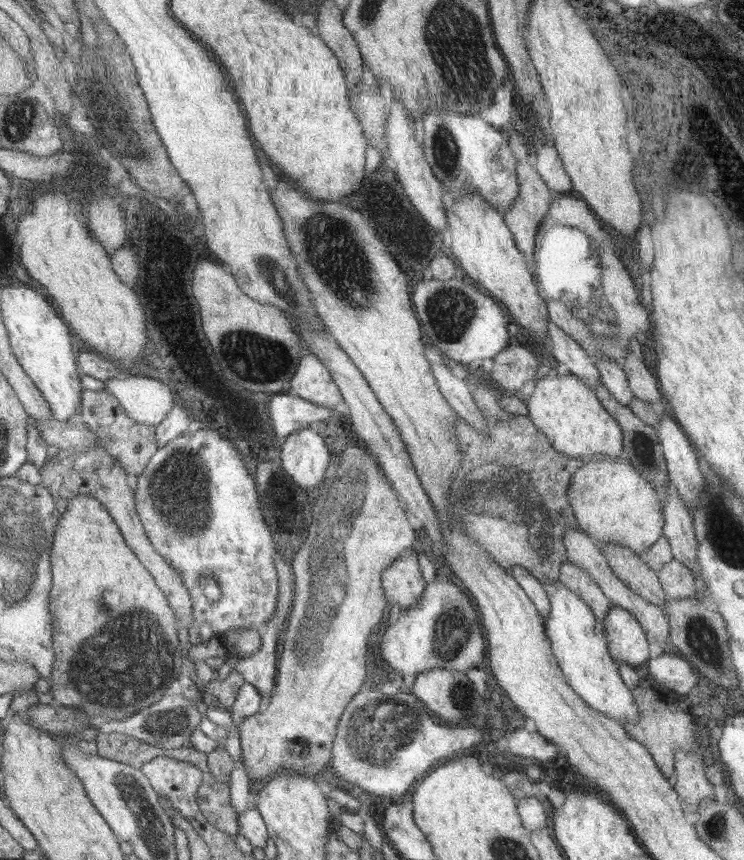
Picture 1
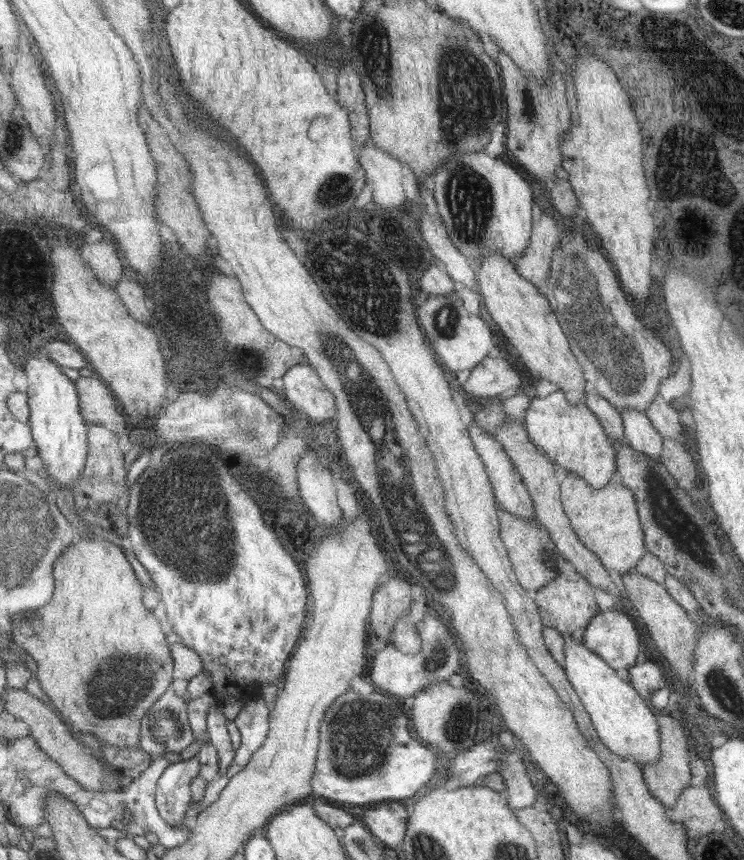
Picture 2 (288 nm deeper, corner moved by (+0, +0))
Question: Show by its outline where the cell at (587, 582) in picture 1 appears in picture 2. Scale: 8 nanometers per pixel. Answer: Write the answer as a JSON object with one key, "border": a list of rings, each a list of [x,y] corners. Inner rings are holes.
{"border":[[[561,574],[555,582],[551,582],[547,588],[543,588],[541,592],[537,592],[537,598],[535,602],[539,604],[539,612],[543,614],[543,620],[545,620],[545,628],[551,626],[551,628],[557,628],[561,634],[565,636],[573,636],[573,634],[583,634],[591,620],[595,616],[601,614],[599,610],[599,604],[595,600],[595,594],[589,586],[591,582],[581,576],[581,574]]]}

